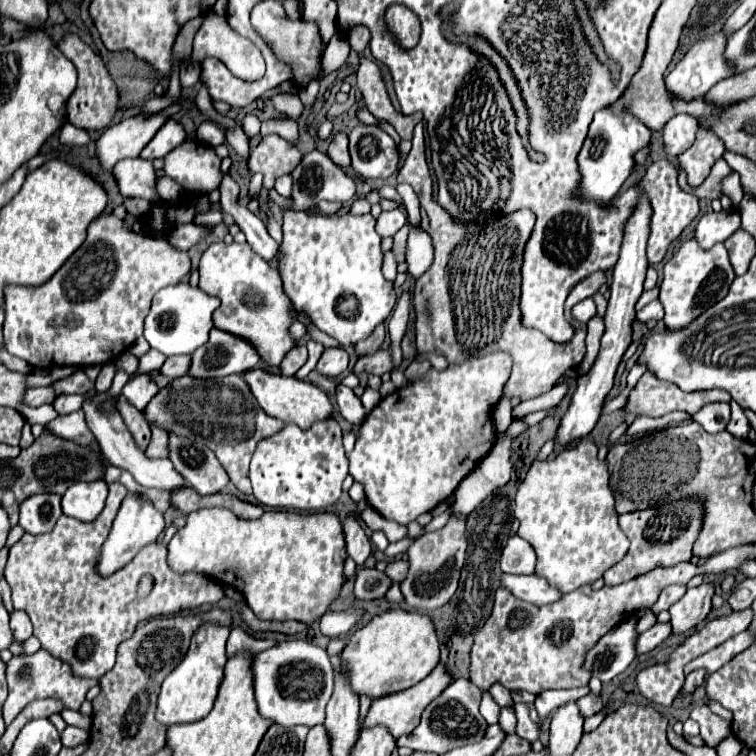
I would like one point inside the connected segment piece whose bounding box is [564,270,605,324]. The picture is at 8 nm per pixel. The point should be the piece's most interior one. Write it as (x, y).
(588, 286)

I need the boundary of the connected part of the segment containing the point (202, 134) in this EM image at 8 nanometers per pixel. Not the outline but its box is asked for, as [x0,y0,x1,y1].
[197,120,225,146]

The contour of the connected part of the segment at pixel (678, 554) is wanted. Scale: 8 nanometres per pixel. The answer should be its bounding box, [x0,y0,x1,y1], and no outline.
[603,500,701,586]

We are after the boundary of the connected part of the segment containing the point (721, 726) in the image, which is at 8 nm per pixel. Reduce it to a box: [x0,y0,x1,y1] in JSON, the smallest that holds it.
[691,704,729,748]

